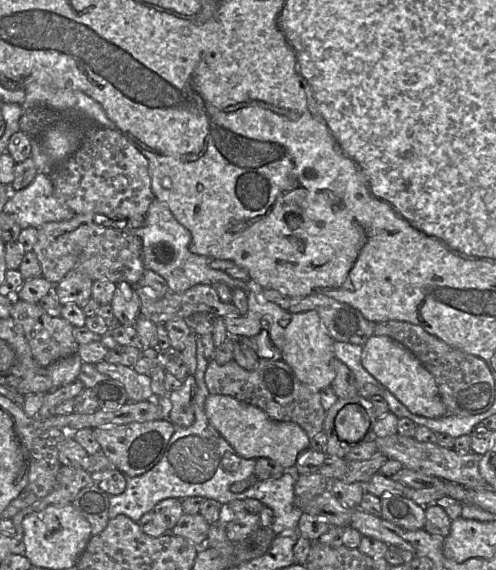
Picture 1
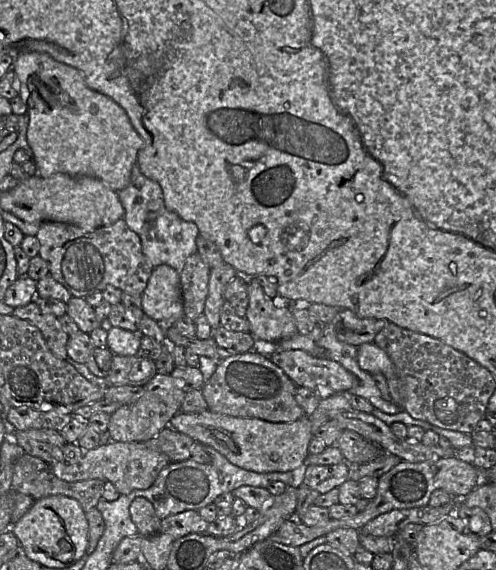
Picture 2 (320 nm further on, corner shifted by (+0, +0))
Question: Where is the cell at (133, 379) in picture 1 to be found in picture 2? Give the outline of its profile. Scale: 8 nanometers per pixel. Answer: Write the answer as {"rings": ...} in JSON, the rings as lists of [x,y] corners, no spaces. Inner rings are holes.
{"rings":[[[157,373],[145,386],[143,395],[135,402],[122,405],[110,416],[108,425],[108,436],[111,441],[117,442],[147,442],[158,435],[164,428],[169,426],[171,419],[180,411],[181,405],[185,397],[183,391],[177,381],[166,374]]]}

